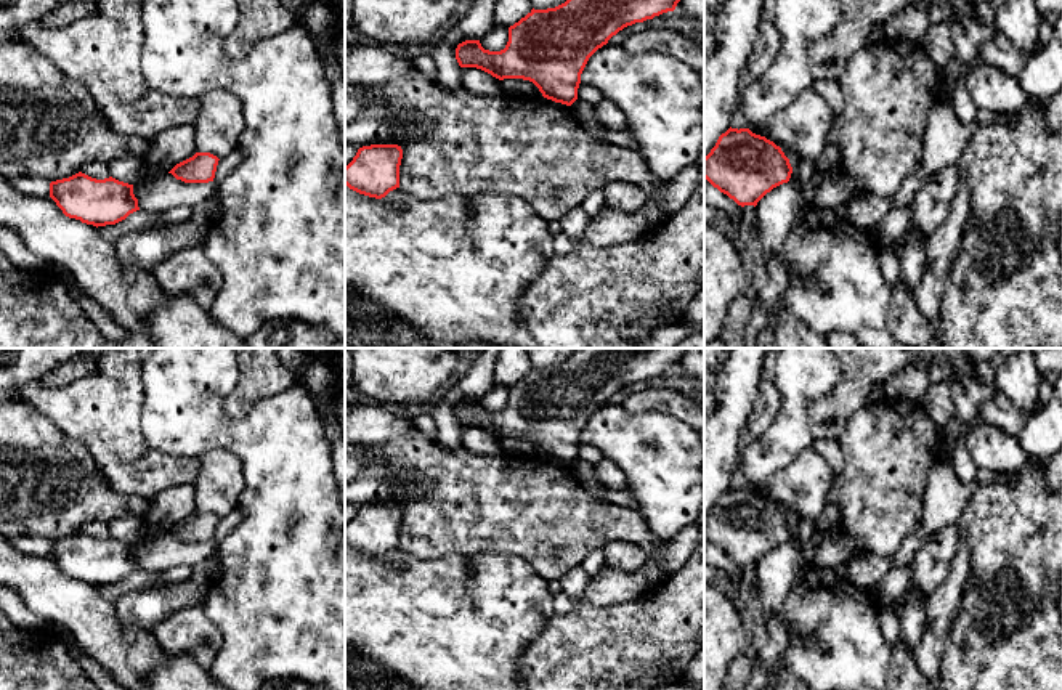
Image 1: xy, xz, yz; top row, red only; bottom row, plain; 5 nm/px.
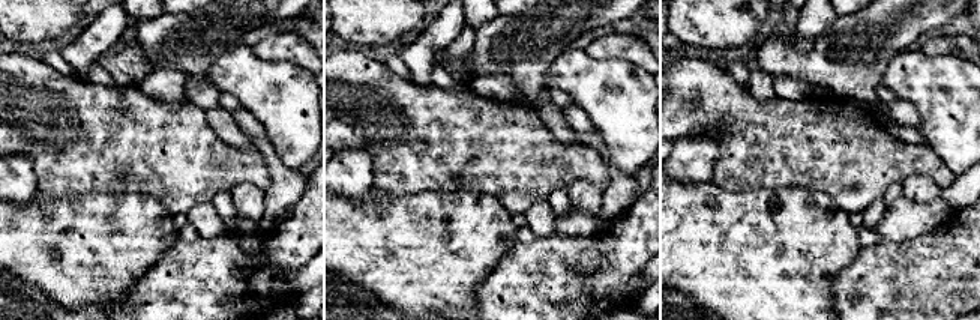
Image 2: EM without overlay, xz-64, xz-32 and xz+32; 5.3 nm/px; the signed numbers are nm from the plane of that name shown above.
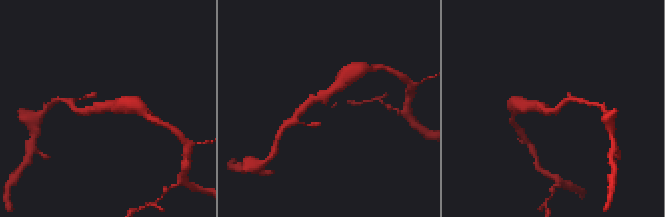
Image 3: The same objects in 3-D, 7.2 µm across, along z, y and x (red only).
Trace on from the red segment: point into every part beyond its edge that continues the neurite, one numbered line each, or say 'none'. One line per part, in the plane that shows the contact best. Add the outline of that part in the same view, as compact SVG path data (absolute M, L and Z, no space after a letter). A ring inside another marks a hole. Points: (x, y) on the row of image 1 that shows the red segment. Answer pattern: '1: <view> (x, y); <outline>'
none

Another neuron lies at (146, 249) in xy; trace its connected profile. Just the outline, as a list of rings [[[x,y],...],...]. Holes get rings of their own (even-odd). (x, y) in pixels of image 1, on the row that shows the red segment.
[[[204,210],[194,212],[189,220],[178,225],[125,234],[116,244],[116,250],[122,262],[152,271],[173,252],[202,246],[212,225]]]

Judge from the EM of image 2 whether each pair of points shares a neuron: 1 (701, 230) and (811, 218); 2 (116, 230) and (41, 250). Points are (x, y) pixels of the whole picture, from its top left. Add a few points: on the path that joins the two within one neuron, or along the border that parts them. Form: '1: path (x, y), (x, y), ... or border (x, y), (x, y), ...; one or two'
1: path (728, 230), (784, 230); one
2: path (98, 245), (93, 248), (59, 248); one

